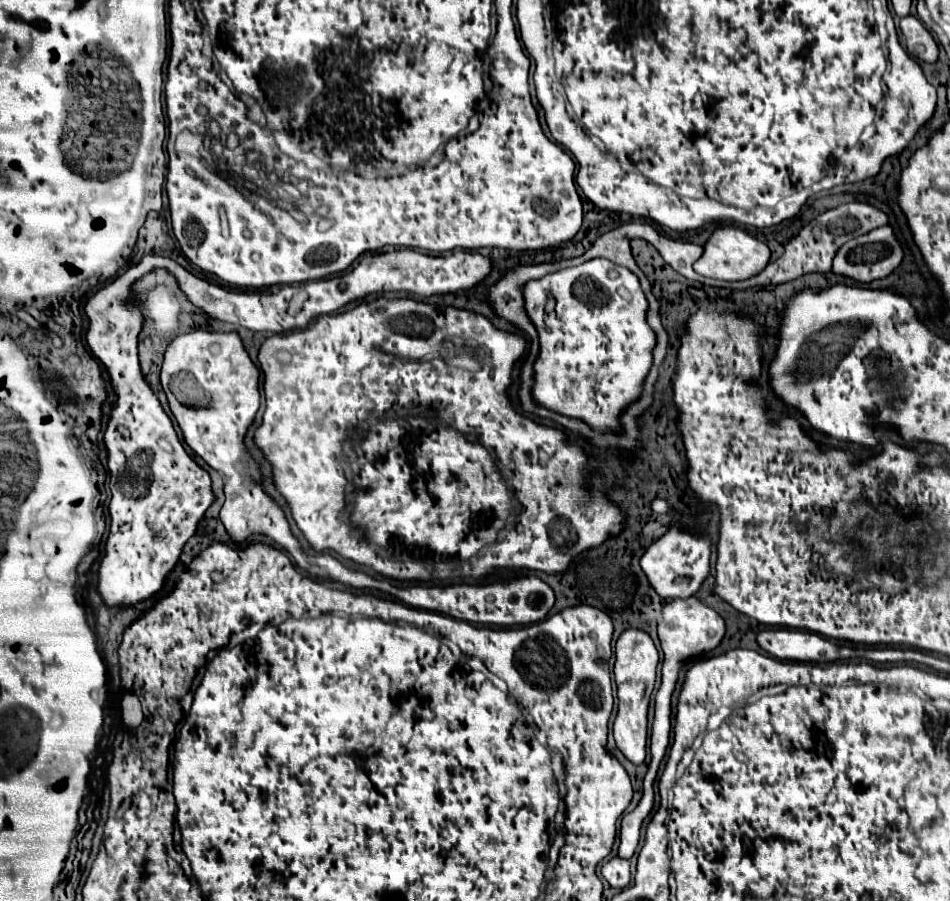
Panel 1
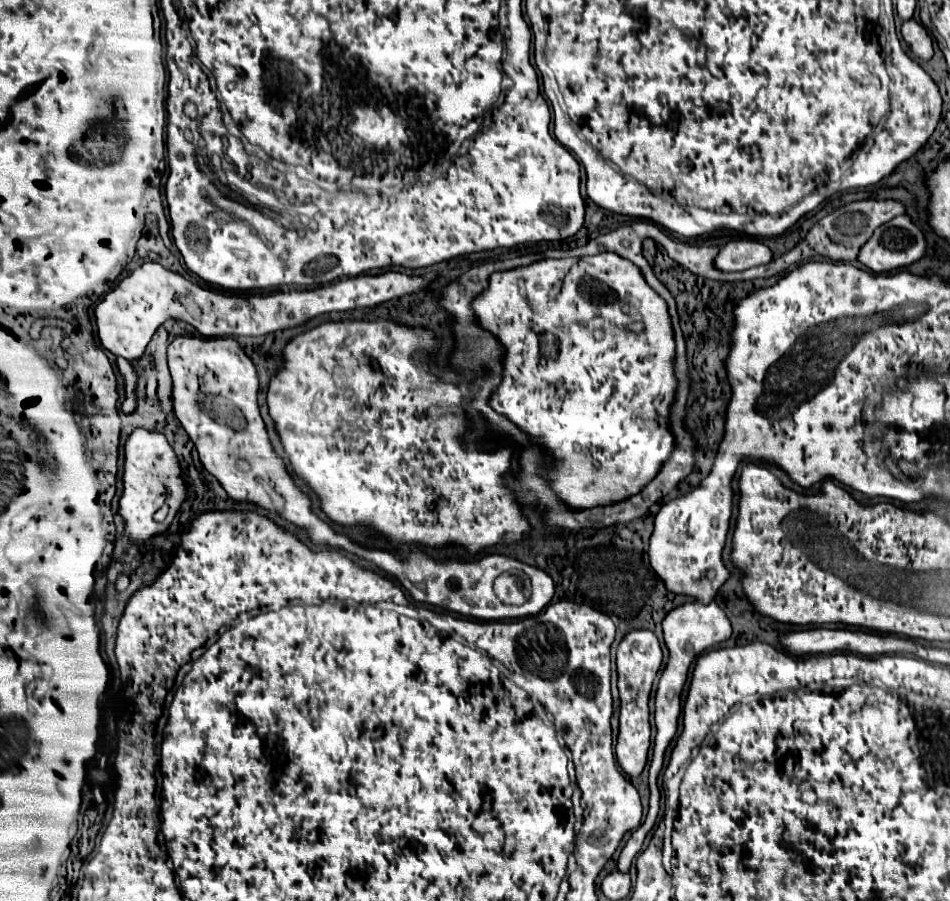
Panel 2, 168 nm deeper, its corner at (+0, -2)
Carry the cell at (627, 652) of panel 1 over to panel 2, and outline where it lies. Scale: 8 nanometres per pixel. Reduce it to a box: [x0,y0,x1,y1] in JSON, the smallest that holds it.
[615,631,663,777]

